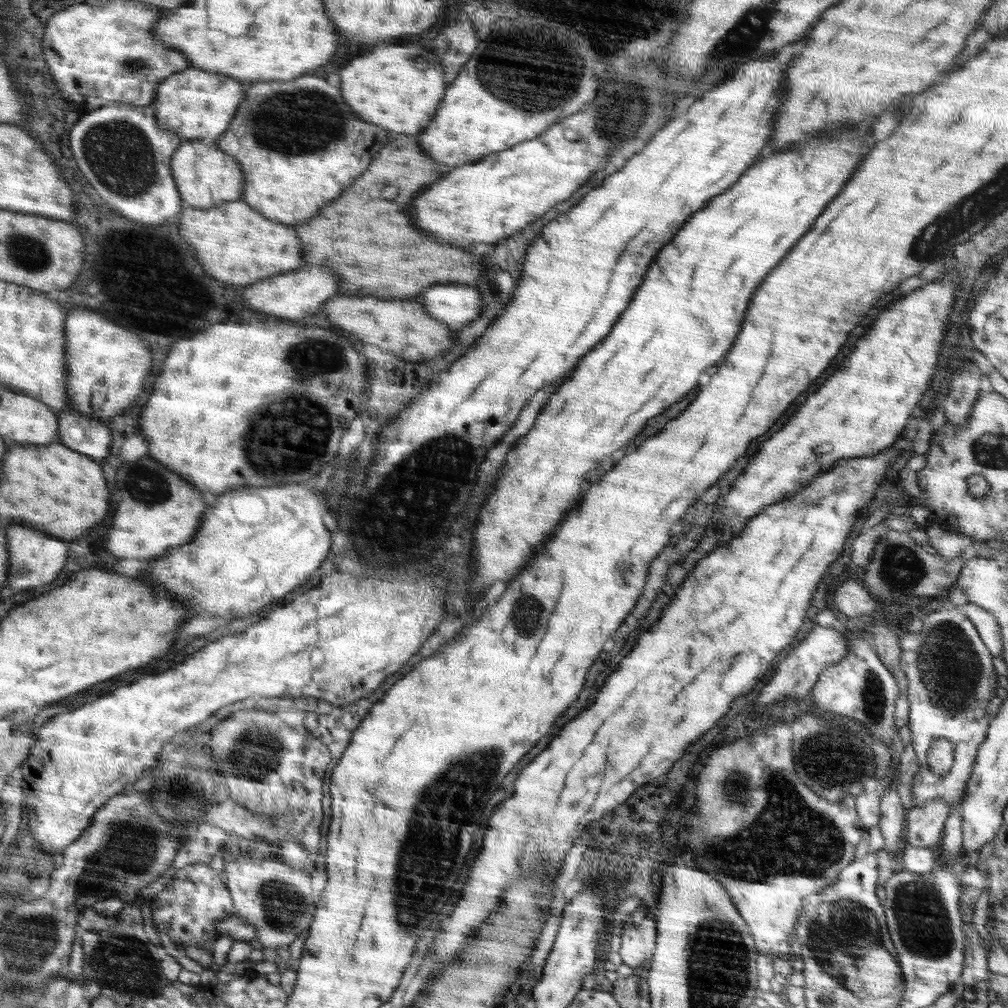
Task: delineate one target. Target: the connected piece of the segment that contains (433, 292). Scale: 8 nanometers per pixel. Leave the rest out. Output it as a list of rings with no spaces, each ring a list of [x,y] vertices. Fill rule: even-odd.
[[[436,285],[426,288],[426,292],[415,298],[416,302],[426,307],[428,315],[453,327],[470,324],[482,314],[483,296],[477,292],[476,287],[470,285]]]

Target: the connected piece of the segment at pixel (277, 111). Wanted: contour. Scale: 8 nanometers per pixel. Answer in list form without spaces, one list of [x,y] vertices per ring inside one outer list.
[[[300,76],[296,80],[269,80],[249,84],[246,100],[236,108],[228,128],[216,140],[218,149],[236,157],[244,171],[241,198],[264,217],[282,224],[306,224],[334,199],[339,198],[368,166],[375,153],[386,146],[386,128],[364,122],[344,102],[340,86],[328,84],[320,76]]]

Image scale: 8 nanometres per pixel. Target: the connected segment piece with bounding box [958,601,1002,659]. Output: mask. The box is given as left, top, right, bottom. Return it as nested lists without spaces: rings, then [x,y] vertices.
[[[970,601],[958,606],[958,610],[962,610],[964,616],[968,616],[968,620],[974,624],[982,642],[992,656],[1002,659],[1002,634],[1000,634],[1000,626],[998,626],[995,616]]]

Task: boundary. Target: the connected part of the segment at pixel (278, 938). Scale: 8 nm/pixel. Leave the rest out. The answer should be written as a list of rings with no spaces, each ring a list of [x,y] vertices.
[[[222,846],[220,852],[224,856],[225,885],[232,898],[234,914],[238,914],[240,920],[244,920],[244,922],[248,922],[256,928],[258,942],[264,948],[289,950],[290,944],[296,938],[306,940],[317,909],[316,901],[319,893],[318,888],[313,884],[314,875],[300,869],[288,867],[284,861],[278,859],[257,861],[232,857],[224,850],[224,846]]]

